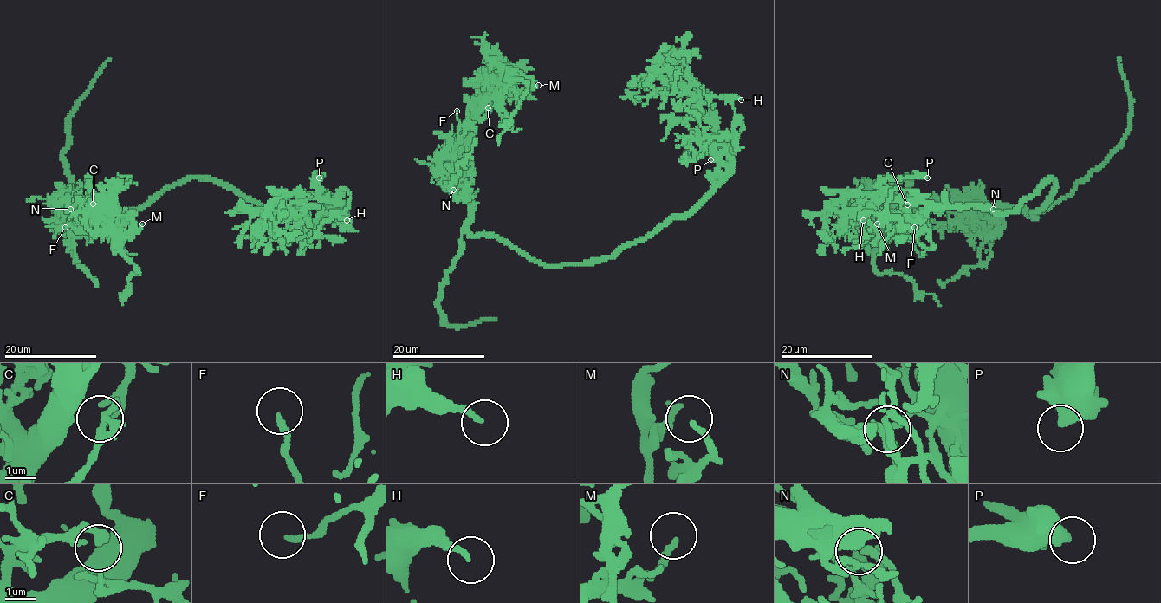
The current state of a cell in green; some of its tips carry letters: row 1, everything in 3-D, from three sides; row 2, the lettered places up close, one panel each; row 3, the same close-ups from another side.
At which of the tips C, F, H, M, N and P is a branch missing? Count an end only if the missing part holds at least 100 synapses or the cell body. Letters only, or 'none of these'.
none of these

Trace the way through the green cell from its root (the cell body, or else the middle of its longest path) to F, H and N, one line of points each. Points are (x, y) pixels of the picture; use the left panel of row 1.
F: (179, 183), (165, 186), (132, 210), (92, 217), (89, 209), (81, 206), (65, 227)
H: (179, 183), (215, 178), (280, 212), (339, 206), (339, 190), (346, 189), (348, 207), (337, 212), (347, 220)
N: (179, 183), (165, 186), (132, 210), (92, 217), (89, 210), (85, 214), (76, 217), (70, 209)

